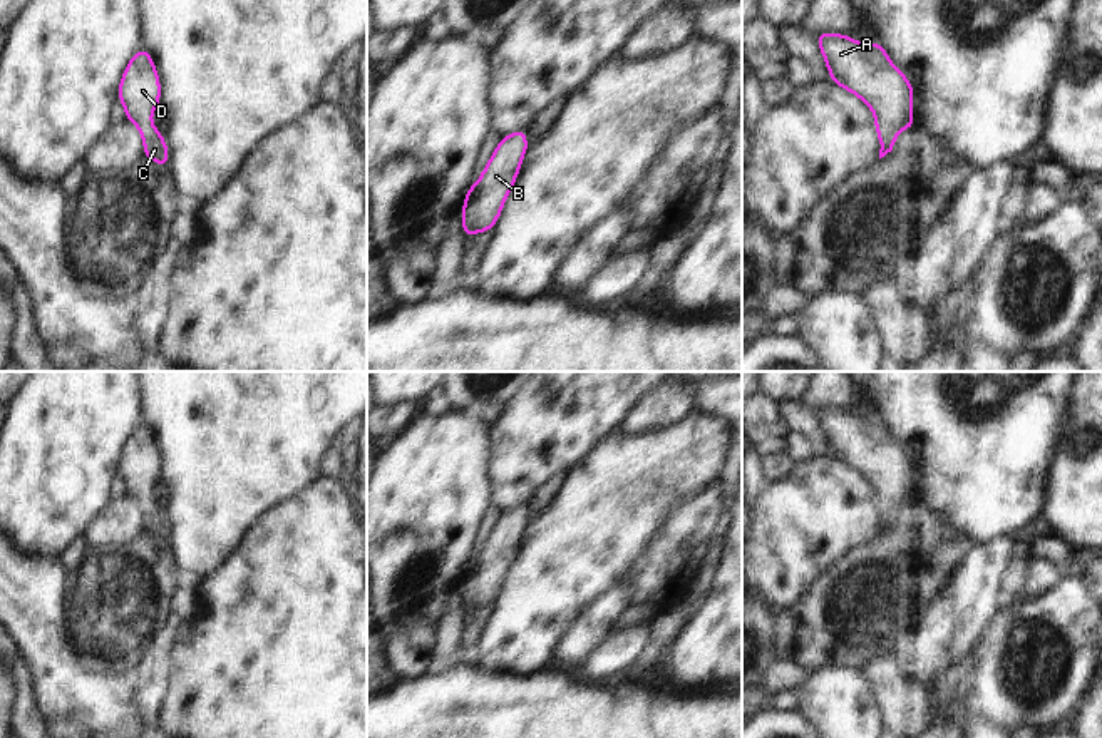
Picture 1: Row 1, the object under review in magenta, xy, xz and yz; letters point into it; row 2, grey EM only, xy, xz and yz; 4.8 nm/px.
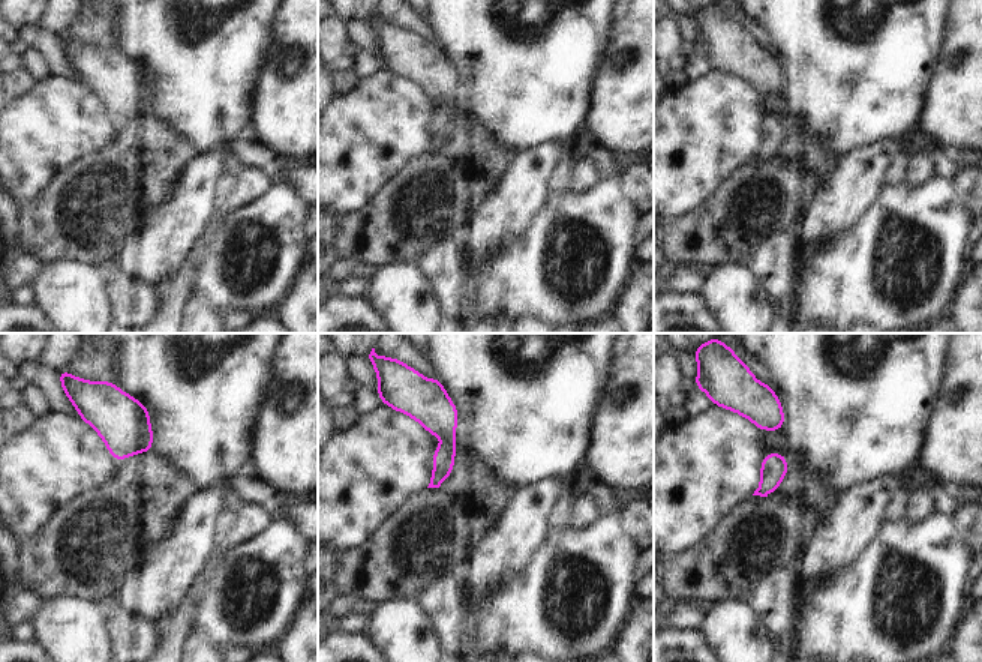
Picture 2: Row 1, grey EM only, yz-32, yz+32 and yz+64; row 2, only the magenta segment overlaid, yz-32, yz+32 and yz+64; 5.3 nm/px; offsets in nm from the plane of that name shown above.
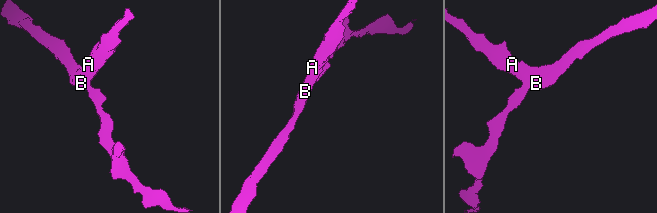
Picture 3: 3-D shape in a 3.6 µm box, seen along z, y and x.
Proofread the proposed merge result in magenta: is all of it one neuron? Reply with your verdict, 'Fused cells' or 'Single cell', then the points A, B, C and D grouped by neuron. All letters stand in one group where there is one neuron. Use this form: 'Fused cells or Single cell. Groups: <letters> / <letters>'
Single cell. Groups: A B C D

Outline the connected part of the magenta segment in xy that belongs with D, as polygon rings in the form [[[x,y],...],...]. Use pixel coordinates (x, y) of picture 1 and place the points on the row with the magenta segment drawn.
[[[139,49],[127,62],[117,99],[124,105],[126,120],[137,126],[144,146],[144,157],[167,169],[169,151],[164,136],[151,120],[161,100],[161,82],[147,49]]]

